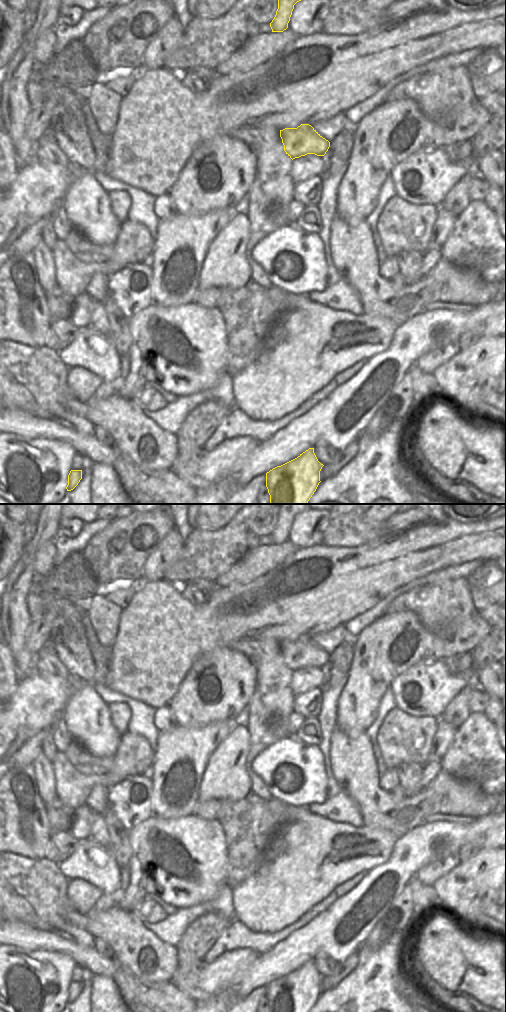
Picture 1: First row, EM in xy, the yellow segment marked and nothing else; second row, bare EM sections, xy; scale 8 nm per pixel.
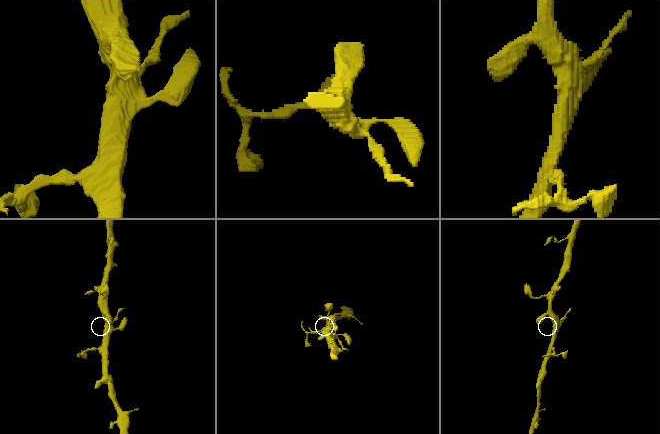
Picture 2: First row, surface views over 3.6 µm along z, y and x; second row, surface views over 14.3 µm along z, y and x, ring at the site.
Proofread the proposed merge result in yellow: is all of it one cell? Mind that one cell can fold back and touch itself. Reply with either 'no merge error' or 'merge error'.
no merge error

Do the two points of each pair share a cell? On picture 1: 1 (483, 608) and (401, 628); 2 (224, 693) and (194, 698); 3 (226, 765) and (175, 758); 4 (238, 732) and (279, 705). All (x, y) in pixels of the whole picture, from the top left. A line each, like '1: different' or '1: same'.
1: different
2: same
3: different
4: different

